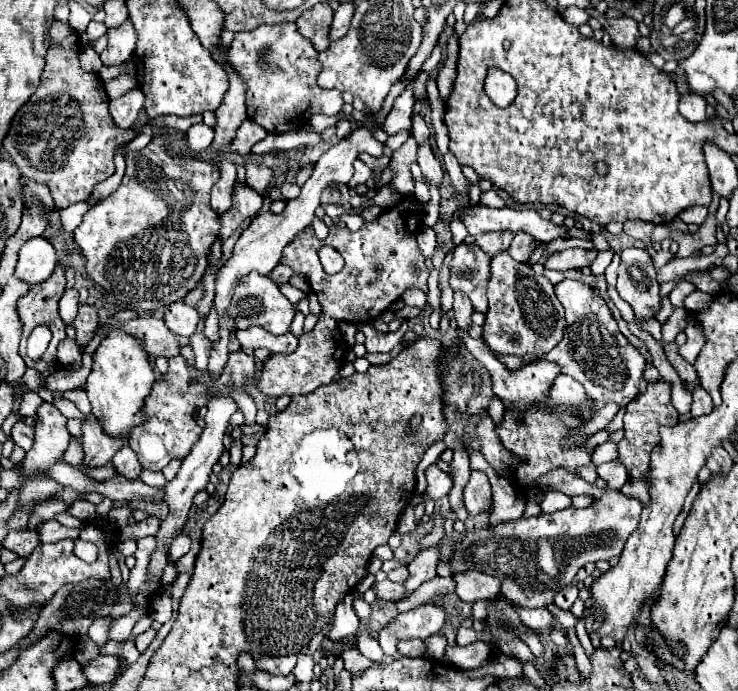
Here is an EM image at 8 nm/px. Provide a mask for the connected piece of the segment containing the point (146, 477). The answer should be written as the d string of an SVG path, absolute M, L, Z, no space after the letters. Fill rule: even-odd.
M144 471L142 477L140 477L140 481L144 481L144 483L150 485L150 487L164 487L166 477L164 477L162 473L150 473L150 471Z

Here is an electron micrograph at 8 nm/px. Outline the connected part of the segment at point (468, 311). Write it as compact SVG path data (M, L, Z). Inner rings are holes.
M454 293L454 319L458 323L458 331L468 333L472 329L472 303L464 293Z

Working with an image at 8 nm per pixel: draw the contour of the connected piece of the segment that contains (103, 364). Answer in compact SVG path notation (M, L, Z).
M112 331L94 351L94 365L86 379L86 393L92 405L92 415L100 421L104 433L120 439L128 439L130 431L148 421L144 415L144 399L154 385L154 371L148 363L148 355L140 341L132 339L124 331Z

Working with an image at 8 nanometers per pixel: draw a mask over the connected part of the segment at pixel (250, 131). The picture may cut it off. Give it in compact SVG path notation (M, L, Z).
M250 121L250 125L240 125L240 129L236 131L236 141L232 143L232 151L240 157L248 157L250 149L254 143L262 141L268 133L262 127L256 127L256 123Z

